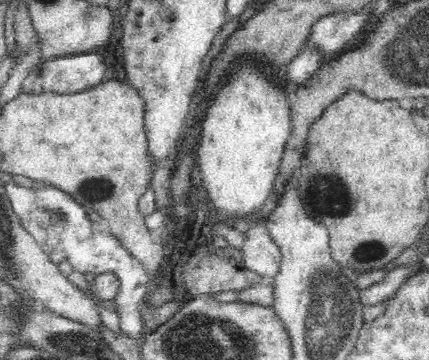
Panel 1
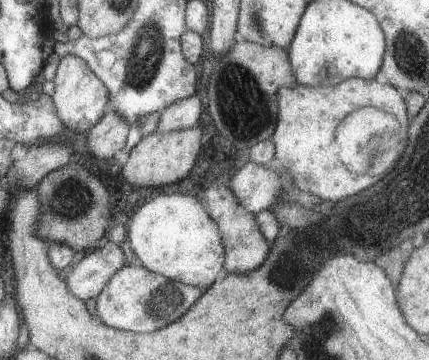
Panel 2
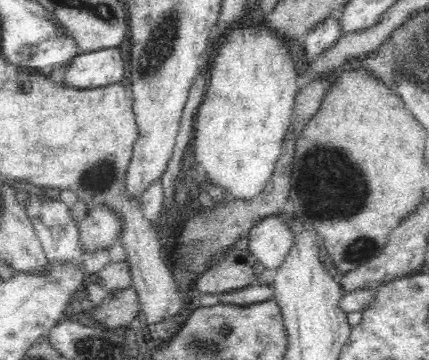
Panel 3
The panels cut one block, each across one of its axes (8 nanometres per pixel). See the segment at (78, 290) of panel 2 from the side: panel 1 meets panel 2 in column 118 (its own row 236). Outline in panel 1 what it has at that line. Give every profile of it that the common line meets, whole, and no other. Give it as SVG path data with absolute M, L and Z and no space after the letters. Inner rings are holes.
M268 222L266 226L262 224L254 224L246 234L244 234L244 264L246 268L262 274L262 276L270 276L274 278L280 270L282 264L282 248L278 246L278 242L270 236L268 230Z

